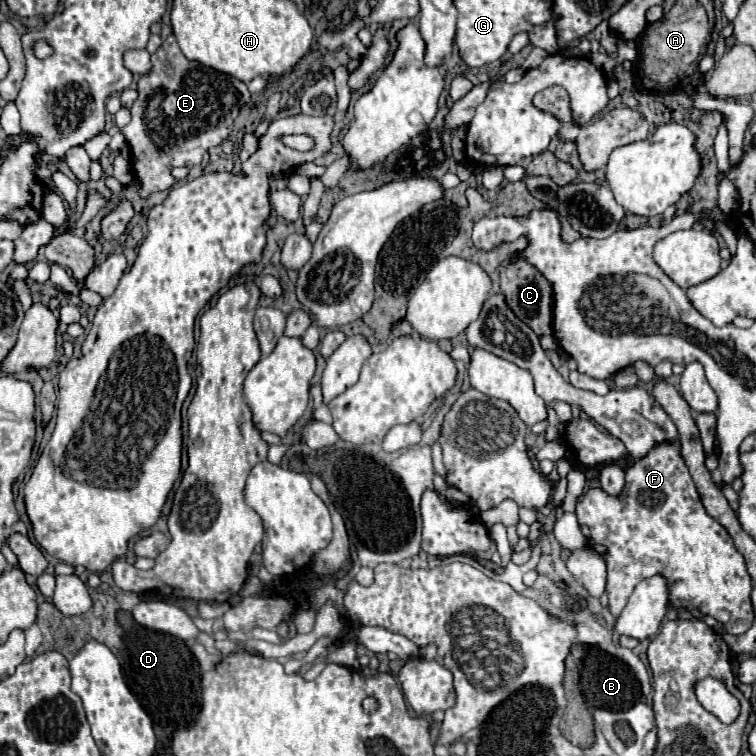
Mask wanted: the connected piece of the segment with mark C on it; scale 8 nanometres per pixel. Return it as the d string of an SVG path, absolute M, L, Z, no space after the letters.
M518 260L516 264L500 268L500 288L506 296L512 312L526 322L536 334L552 334L552 288L548 280L528 262Z

